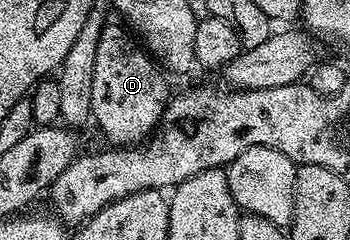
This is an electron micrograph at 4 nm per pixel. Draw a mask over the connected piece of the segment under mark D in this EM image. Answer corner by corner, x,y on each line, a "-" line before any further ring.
110,21
100,33
100,45
96,45
90,110
93,126
102,130
107,144
116,147
138,145
149,139
162,122
166,105
172,98
163,68
143,50
139,40
125,26
122,27

